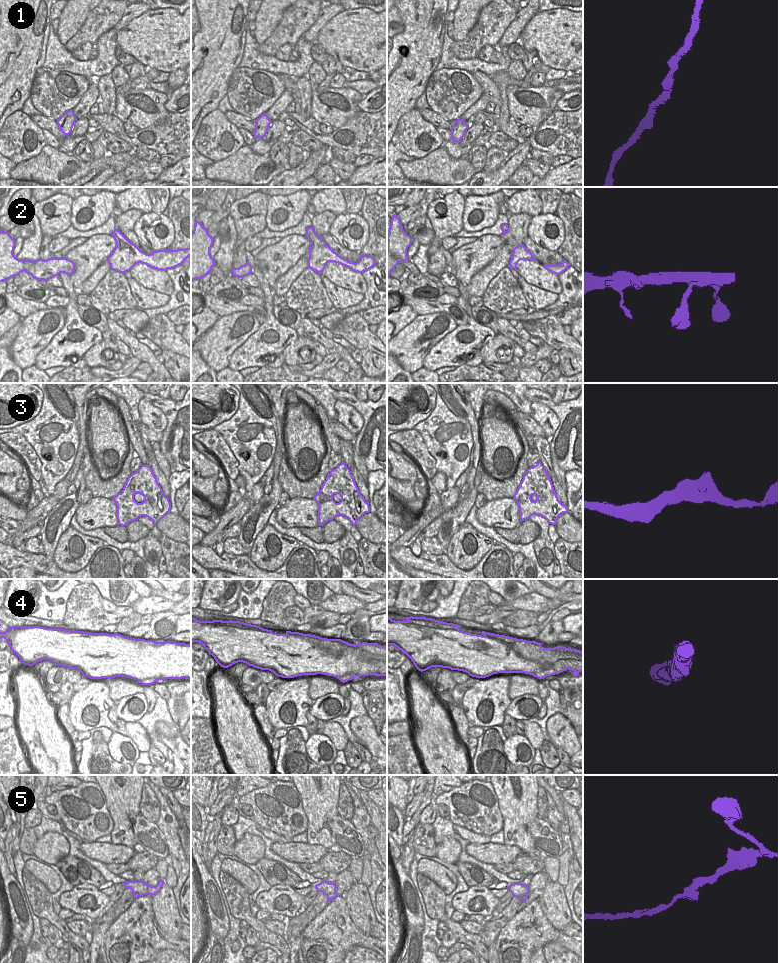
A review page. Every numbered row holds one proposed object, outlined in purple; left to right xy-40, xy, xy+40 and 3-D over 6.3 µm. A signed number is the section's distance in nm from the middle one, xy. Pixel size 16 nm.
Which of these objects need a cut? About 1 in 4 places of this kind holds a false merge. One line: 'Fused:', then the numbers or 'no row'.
Fused: no row

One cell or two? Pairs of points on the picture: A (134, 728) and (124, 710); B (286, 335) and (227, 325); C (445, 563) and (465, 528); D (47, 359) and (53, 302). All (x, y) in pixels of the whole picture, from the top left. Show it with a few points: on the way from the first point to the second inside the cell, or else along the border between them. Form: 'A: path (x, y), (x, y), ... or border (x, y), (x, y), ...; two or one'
A: border (126, 721), (136, 722); two
B: border (260, 325), (239, 346); two
C: border (445, 553), (459, 568); two
D: border (68, 297), (68, 303), (64, 307); two

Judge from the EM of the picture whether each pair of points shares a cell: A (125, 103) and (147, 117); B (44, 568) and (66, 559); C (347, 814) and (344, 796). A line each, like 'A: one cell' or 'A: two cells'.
A: one cell
B: two cells
C: one cell

